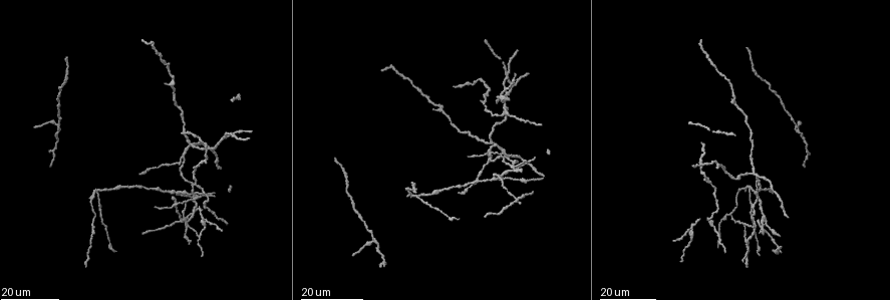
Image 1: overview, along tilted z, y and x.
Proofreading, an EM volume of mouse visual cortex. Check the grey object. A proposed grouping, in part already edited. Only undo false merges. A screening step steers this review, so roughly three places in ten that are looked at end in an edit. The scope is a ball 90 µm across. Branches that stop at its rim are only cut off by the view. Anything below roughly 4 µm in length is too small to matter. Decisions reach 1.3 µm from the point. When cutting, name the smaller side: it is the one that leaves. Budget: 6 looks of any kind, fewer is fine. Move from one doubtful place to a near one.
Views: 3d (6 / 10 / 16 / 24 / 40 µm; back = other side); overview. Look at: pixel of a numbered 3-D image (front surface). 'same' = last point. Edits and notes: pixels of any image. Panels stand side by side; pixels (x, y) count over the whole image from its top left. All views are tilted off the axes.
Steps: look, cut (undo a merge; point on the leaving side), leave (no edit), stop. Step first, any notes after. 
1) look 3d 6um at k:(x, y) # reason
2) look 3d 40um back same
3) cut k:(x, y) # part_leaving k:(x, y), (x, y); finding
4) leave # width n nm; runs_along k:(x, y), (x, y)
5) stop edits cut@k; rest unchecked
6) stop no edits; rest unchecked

look 3d 16um at 1:(94, 192)

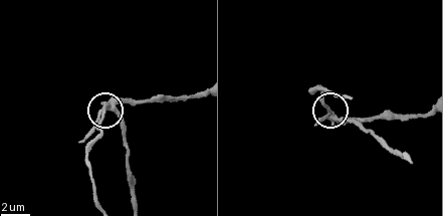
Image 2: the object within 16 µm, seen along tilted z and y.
look 3d 10um at 2:(334, 123)

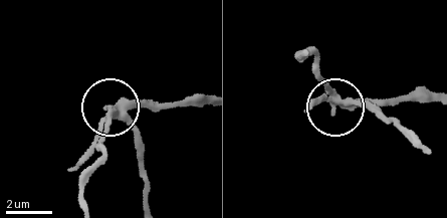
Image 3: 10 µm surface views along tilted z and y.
look 3d 10um back at 3:(335, 109) # from behind

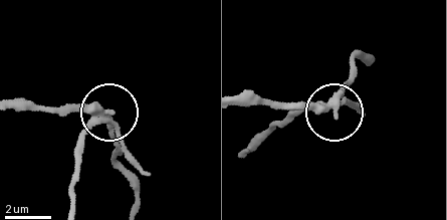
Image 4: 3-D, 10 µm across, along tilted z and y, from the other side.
cut 4:(70, 112) # part_leaving 4:(101, 115), (17, 103); a second neuron is stuck on

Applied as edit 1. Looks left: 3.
look 3d 16um at 1:(201, 190) # narrows sharply

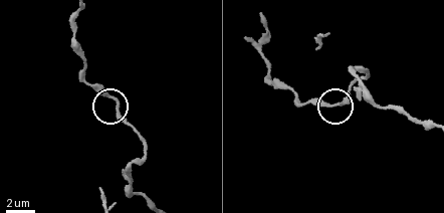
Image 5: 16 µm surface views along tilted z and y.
look 3d 10um at 5:(112, 99)

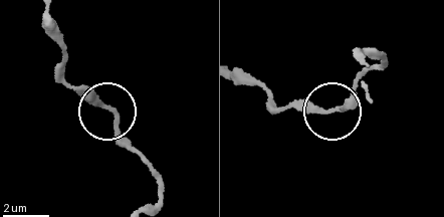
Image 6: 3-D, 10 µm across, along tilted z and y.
look 3d 10um back at 6:(109, 112)

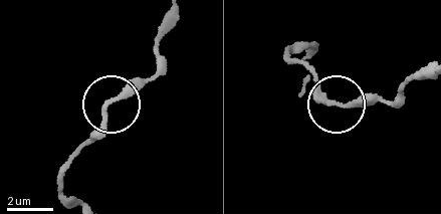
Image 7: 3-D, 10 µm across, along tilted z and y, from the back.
leave # continuous, no second neuron

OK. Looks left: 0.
stop edits cut@4; rest unchecked

